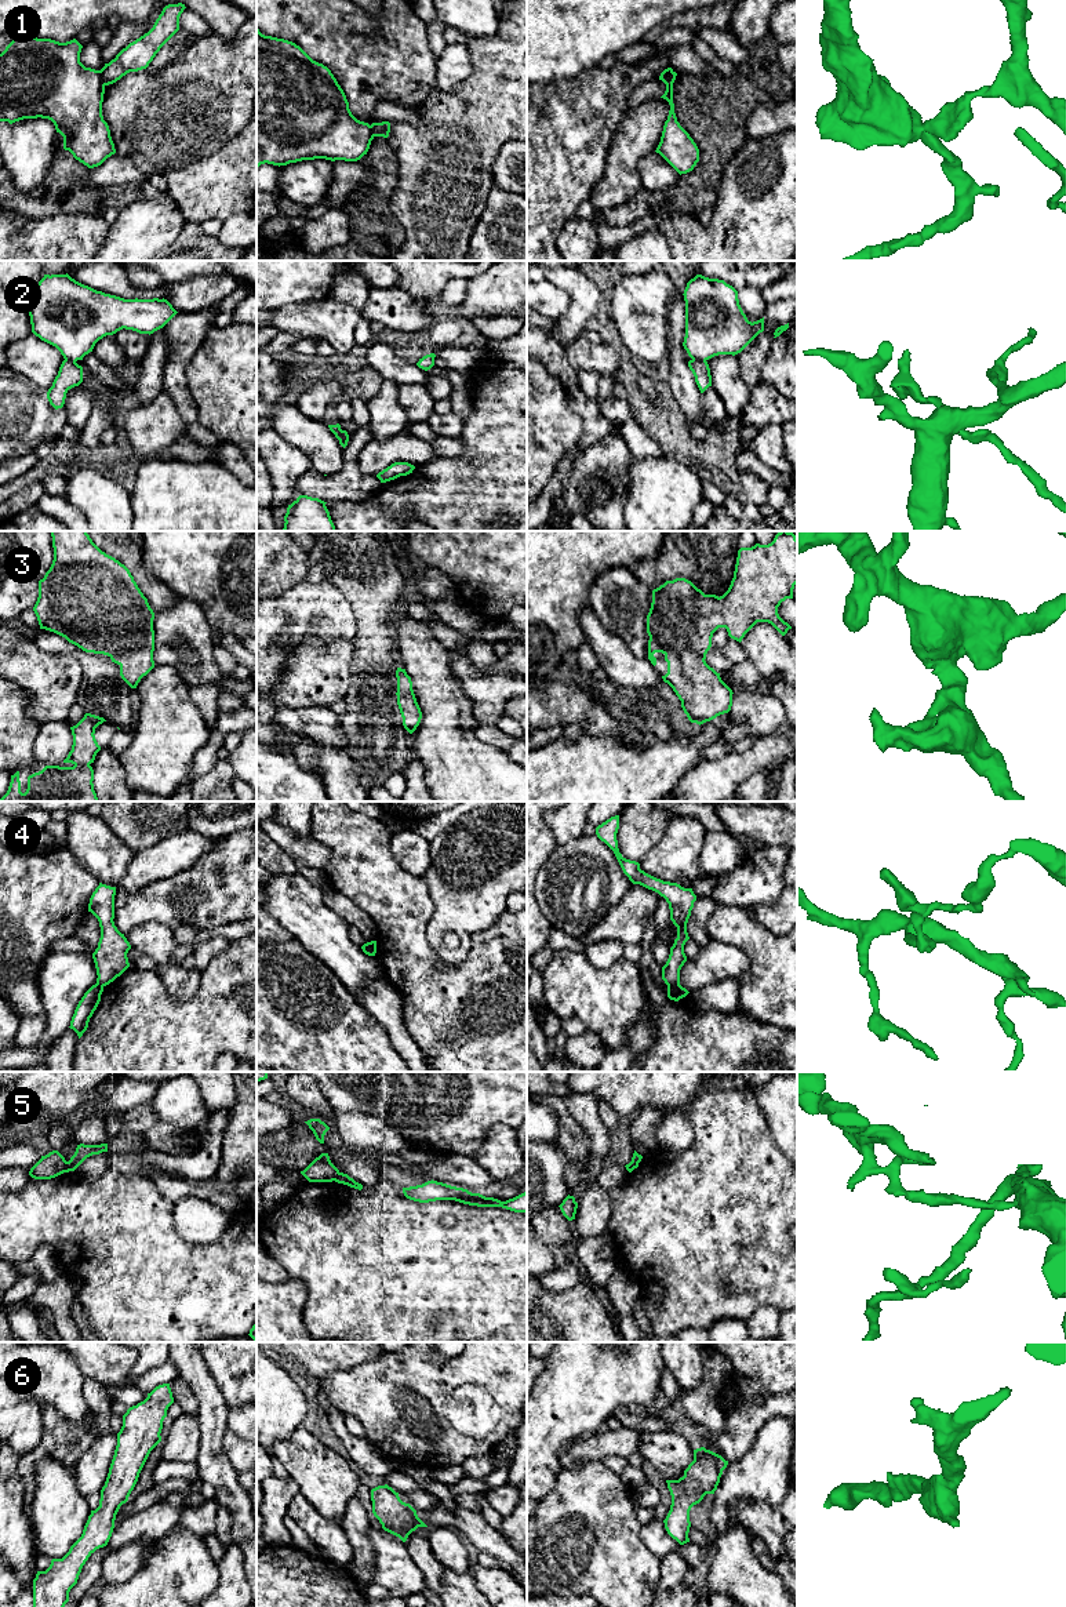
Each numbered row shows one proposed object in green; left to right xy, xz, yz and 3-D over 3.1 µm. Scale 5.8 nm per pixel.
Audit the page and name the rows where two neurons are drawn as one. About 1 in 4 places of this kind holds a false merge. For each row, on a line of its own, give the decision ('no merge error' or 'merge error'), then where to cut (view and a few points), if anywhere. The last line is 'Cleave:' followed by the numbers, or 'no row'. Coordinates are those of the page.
1: merge error | xy (99, 71), (101, 79), (106, 84)
2: merge error | yz (692, 359), (705, 360)
3: no merge error | no cut
4: merge error | yz (679, 984), (668, 986)
5: merge error | xy (66, 1162), (71, 1170)
6: no merge error | no cut
Cleave: 1, 2, 4, 5

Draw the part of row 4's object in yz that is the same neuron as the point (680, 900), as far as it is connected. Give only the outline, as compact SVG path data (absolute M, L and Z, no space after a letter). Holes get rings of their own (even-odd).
M619 815L611 817L596 828L597 837L604 841L615 854L623 873L633 884L640 884L658 892L666 899L670 909L670 920L677 927L677 938L670 948L666 964L662 967L662 979L667 986L680 985L680 970L687 961L684 945L690 939L687 923L696 901L692 888L684 888L677 883L663 881L640 869L640 864L622 857L618 848L616 833L619 829Z

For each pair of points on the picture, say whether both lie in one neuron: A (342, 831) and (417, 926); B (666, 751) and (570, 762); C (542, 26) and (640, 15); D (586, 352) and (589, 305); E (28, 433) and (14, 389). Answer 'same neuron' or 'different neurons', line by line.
A: same neuron
B: same neuron
C: same neuron
D: different neurons
E: same neuron

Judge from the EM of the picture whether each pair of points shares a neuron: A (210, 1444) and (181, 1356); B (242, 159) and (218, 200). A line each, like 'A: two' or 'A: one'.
A: one
B: one

